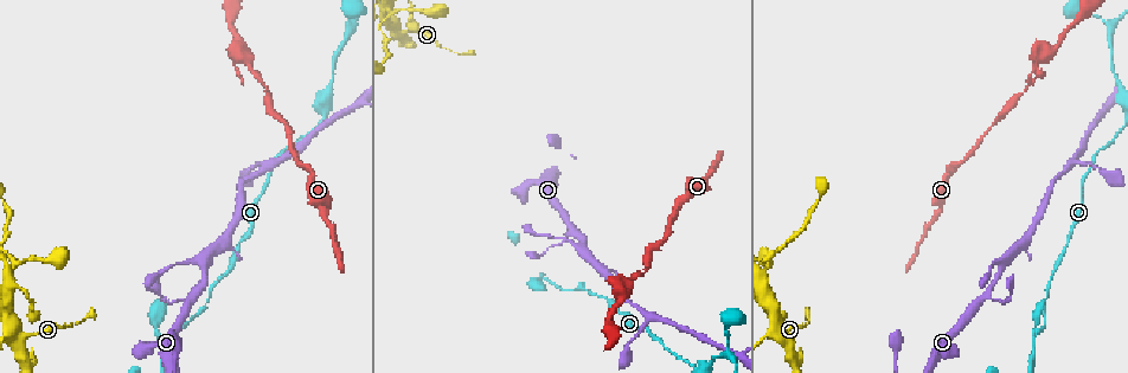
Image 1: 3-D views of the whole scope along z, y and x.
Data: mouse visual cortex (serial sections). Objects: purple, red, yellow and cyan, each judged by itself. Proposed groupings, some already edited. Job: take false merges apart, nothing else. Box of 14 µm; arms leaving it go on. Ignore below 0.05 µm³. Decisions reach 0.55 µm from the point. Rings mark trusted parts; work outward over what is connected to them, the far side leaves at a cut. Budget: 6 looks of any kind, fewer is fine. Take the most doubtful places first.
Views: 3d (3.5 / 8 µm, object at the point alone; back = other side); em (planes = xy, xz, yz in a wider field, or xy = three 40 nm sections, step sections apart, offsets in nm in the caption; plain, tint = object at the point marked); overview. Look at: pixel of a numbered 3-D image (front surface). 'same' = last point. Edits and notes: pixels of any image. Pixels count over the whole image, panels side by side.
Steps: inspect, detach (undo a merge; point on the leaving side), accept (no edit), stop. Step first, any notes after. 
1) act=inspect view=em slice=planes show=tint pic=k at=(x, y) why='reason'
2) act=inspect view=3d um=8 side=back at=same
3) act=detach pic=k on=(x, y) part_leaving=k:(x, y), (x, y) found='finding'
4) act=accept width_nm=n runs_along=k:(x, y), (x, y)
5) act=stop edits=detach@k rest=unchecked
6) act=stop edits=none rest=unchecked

act=inspect view=3d um=3.5 pic=1 at=(624, 286) why='thick turns thin'

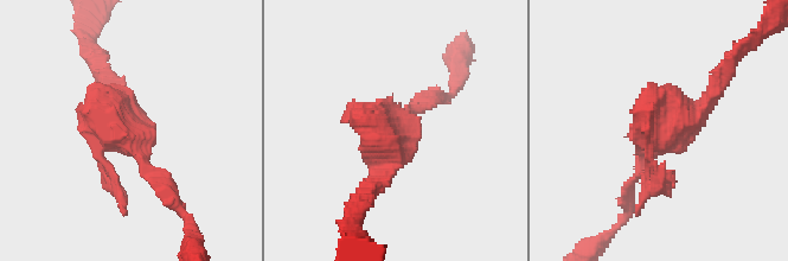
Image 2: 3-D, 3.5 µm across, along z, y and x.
act=inspect view=em slice=xy step=5 show=tint pic=2 at=(662, 131) why='now the EM'

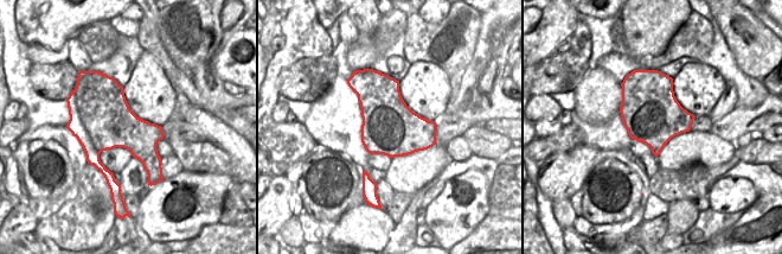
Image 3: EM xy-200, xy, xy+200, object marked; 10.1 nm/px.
act=accept width_nm=550 runs_along=2:(628, 189), (719, 83) found='one cell here'

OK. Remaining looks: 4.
act=inspect view=3d um=3.5 side=back pic=1 at=(555, 245) why='thin neck'

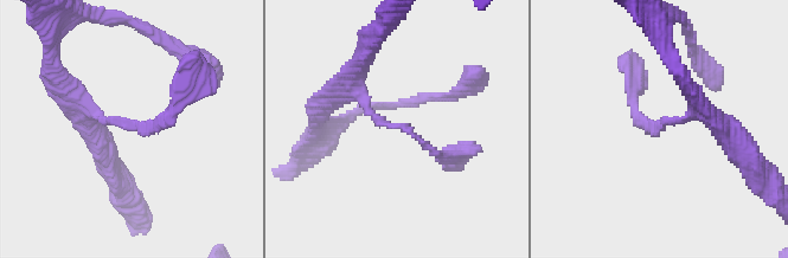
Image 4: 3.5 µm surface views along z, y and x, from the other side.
act=inspect view=em slice=planes show=tint pic=4 at=(398, 125) arm_widths_nm=150,250 why='now the EM'

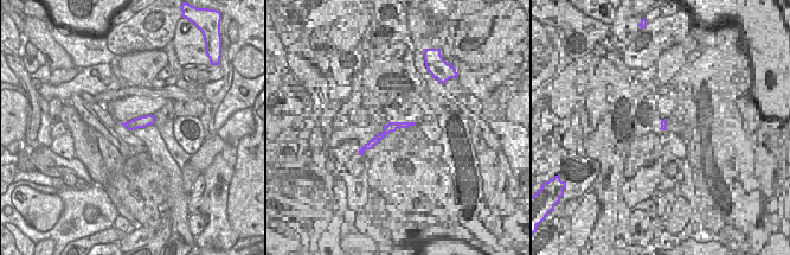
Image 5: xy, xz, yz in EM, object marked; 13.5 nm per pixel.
act=accept found='one cell here'

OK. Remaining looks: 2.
act=inspect view=3d um=3.5 pic=1 at=(729, 358)

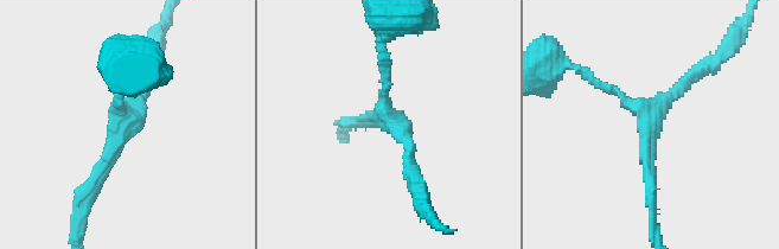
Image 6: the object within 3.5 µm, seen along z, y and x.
act=inspect view=em slice=xy step=1 show=tint pic=6 at=(387, 122) arms=3 arm_widths_nm=150,150,200

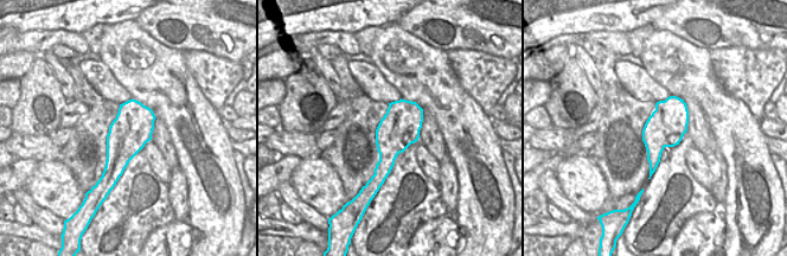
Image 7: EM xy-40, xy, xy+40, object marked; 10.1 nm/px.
act=accept width_nm=400 runs_along=6:(652, 190), (650, 121), (588, 77) found='all the same cell'

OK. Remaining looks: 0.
act=stop edits=none rest=unchecked

